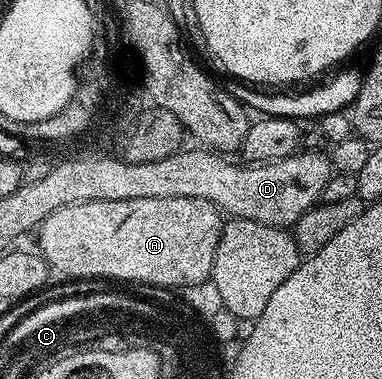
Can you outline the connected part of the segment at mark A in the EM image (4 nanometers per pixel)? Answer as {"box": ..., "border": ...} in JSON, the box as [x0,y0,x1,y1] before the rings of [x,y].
{"box":[38,197,225,291],"border":[[[174,197],[173,199],[125,199],[124,201],[90,201],[89,203],[77,203],[76,205],[62,205],[57,211],[53,211],[39,226],[38,252],[43,256],[48,266],[67,277],[132,277],[130,280],[136,285],[153,285],[162,289],[180,291],[186,285],[199,285],[210,282],[211,268],[213,267],[213,255],[217,255],[217,243],[225,224],[220,210],[213,203],[205,199],[193,199],[192,197]]]}

